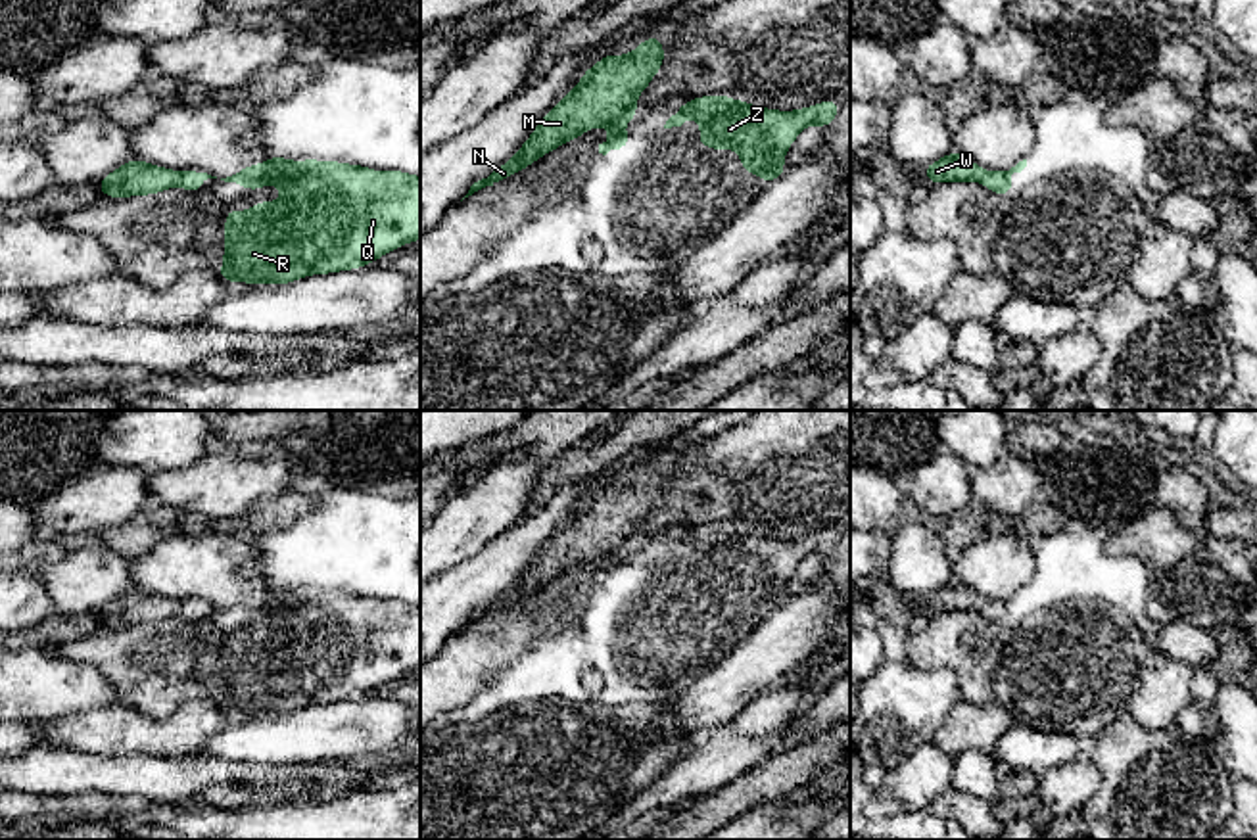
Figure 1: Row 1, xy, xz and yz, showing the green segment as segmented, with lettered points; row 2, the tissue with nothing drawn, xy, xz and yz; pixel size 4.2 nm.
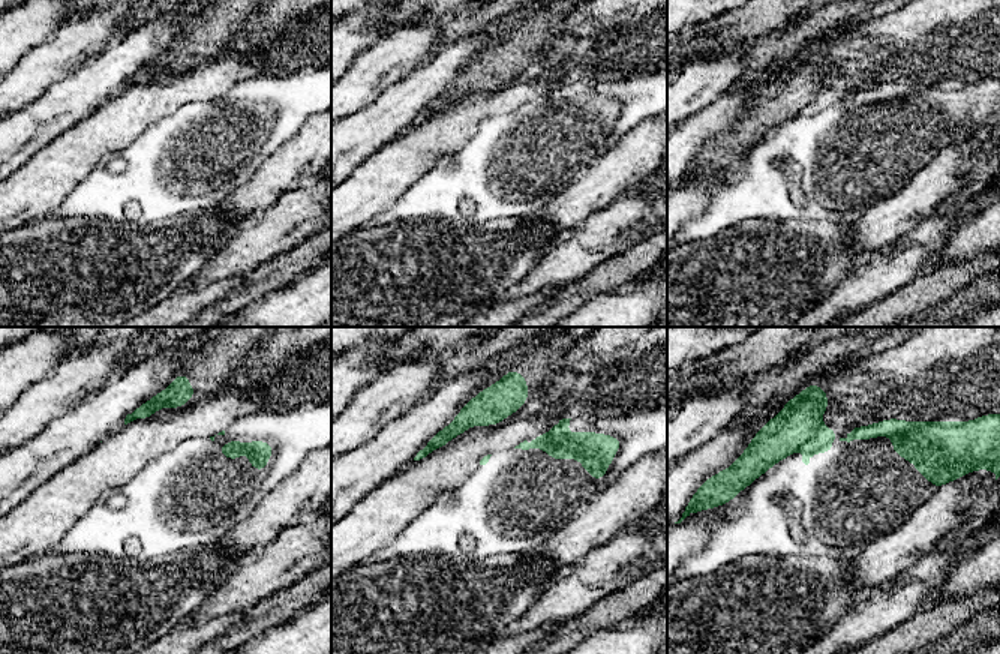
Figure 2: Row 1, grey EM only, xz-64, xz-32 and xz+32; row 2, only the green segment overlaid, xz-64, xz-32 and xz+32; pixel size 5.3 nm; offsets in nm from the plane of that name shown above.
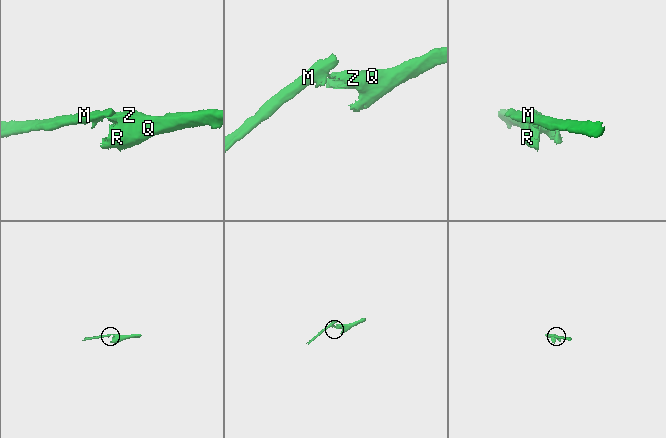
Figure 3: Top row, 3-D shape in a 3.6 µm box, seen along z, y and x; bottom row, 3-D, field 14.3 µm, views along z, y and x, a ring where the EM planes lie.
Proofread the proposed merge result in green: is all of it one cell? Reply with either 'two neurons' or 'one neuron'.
two neurons

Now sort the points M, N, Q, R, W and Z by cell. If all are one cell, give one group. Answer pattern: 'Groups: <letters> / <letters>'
Groups: M N W / Q R Z

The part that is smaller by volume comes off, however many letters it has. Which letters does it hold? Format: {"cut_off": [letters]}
{"cut_off": ["M", "N", "W"]}

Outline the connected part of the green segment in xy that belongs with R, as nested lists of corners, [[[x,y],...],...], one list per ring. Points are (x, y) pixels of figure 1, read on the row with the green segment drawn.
[[[271,155],[221,180],[246,190],[280,186],[278,201],[259,201],[248,211],[226,211],[219,268],[225,282],[282,286],[313,274],[361,268],[420,240],[420,176],[405,171]]]

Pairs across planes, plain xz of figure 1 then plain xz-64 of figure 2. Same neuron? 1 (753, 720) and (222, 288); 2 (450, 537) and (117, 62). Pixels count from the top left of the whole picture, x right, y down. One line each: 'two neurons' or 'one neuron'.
1: two neurons
2: two neurons

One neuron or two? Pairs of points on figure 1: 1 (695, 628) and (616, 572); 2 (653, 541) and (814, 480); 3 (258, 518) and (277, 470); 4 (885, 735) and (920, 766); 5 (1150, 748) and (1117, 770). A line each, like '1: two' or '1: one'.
1: one
2: two
3: two
4: two
5: one

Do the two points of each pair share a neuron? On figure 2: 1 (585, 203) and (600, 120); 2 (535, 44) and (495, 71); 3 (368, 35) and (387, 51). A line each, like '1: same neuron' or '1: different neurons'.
1: different neurons
2: same neuron
3: different neurons

